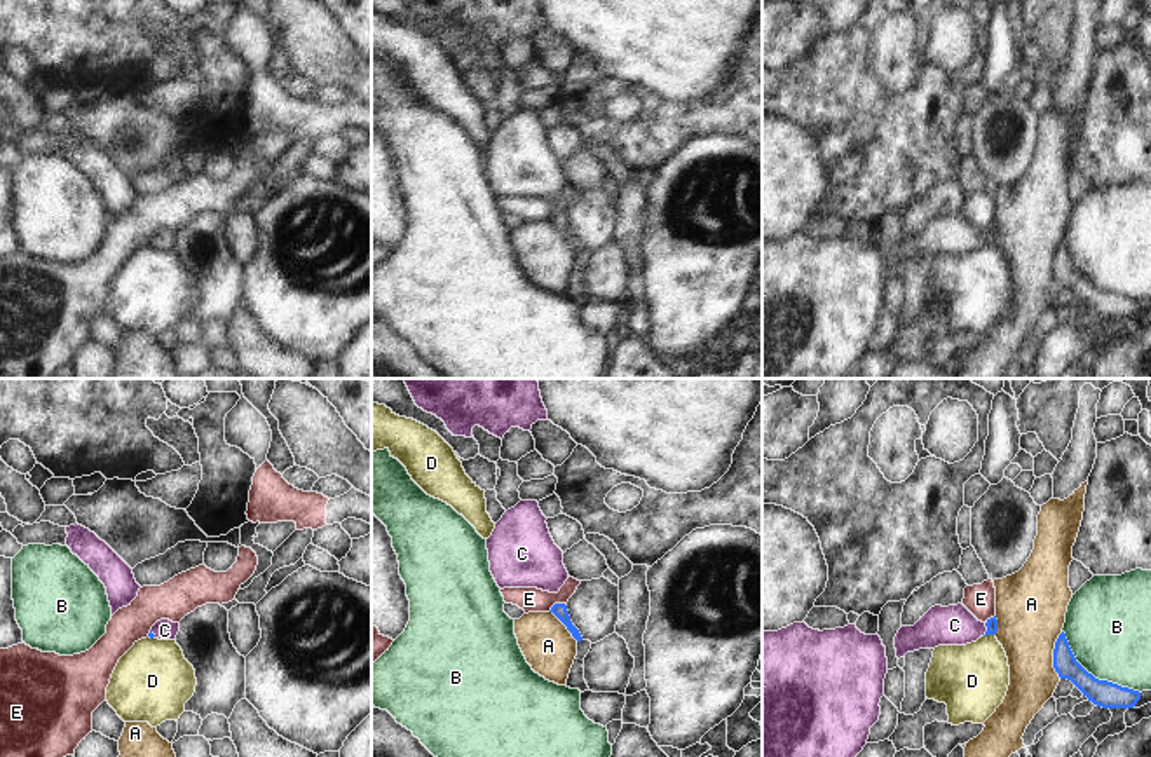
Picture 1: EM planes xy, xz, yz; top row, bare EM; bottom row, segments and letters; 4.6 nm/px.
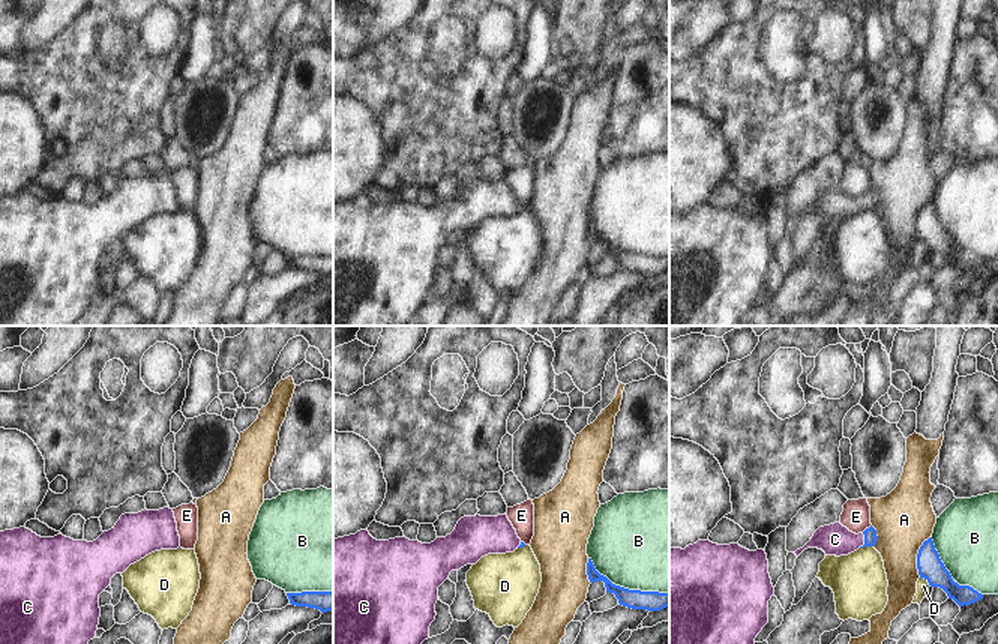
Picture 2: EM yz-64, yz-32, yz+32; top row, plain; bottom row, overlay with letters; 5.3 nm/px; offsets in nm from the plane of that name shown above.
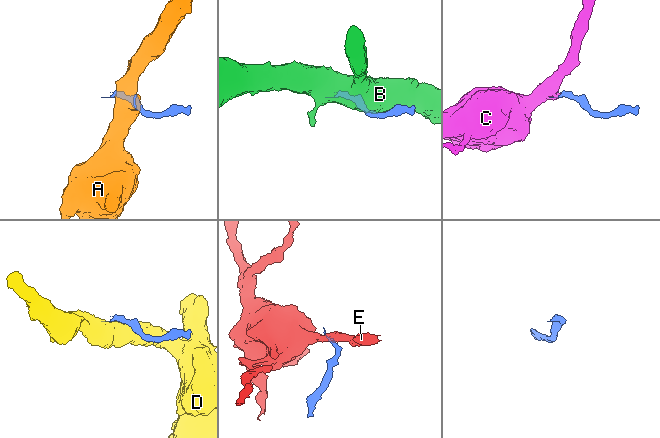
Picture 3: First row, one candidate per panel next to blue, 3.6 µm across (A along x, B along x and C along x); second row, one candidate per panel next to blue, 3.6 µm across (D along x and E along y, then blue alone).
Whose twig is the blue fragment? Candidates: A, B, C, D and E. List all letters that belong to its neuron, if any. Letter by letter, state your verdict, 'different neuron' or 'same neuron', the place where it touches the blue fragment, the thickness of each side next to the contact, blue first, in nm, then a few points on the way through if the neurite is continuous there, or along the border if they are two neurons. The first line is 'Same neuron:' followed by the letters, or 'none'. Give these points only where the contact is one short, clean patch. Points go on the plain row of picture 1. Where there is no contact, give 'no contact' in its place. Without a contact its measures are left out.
Same neuron: C
A: different neuron; contact yz (1054, 264); calibres 110 and 320 nm; border yz (1062, 241), (1054, 259), (1054, 279), (1059, 286)
B: different neuron; contact yz (1092, 285); calibres 120 and 400 nm
C: same neuron; contact yz (987, 239); calibres 50 and 190 nm; way yz (991, 232), (987, 239), (954, 234)
D: different neuron; contact yz (989, 243); calibres 50 and 320 nm
E: different neuron; contact xz (555, 213); calibres 70 and 110 nm; border xz (564, 211), (557, 211), (548, 220)

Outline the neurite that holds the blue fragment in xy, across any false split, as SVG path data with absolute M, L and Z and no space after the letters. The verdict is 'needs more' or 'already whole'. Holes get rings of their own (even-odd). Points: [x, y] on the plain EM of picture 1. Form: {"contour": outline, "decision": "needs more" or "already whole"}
{"contour": "M160 228L152 235L148 246L150 248L155 246L159 249L176 249L178 241L180 241L180 232Z", "decision": "needs more"}

